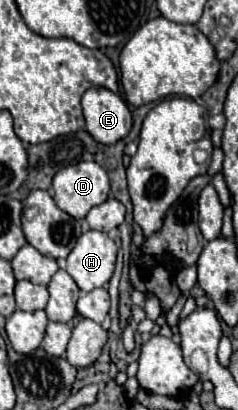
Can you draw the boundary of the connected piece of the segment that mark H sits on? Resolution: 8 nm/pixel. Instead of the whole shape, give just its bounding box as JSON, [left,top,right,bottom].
[66,231,116,291]

